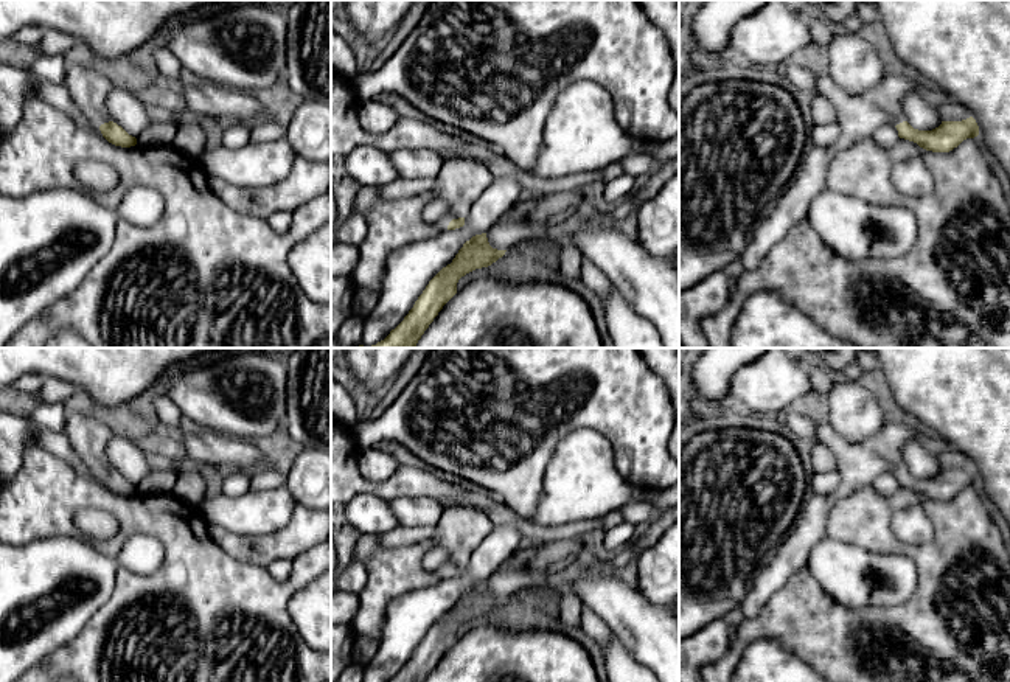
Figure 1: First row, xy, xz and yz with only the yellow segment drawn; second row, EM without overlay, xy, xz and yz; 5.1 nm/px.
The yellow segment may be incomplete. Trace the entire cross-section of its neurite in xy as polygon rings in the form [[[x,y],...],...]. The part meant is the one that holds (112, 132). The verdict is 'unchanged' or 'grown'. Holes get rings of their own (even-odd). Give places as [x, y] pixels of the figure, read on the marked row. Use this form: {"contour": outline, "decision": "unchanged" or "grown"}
{"contour": [[[67,65],[64,85],[79,112],[99,127],[109,143],[121,148],[137,144],[137,138],[113,123],[106,110],[106,98],[113,84],[104,75],[87,67]]], "decision": "grown"}

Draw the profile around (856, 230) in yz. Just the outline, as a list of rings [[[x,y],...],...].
[[[825,188],[806,221],[817,236],[848,261],[897,259],[918,238],[917,216],[904,207],[878,207]]]

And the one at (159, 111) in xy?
[[[155,98],[146,99],[146,112],[151,121],[179,123],[183,118],[183,113],[177,109],[177,106],[157,101]]]

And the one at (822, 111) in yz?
[[[817,92],[811,103],[811,117],[814,124],[831,124],[838,121],[834,104],[827,96]]]

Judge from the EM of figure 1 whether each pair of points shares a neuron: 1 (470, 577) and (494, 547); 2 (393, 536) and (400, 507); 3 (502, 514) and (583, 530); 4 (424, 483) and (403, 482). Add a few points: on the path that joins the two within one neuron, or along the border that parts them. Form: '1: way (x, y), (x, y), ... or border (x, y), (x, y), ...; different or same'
1: way (477, 569), (488, 555); same
2: border (400, 525), (434, 527); different
3: way (522, 524), (535, 532), (563, 532); same
4: way (420, 483), (407, 482); same

